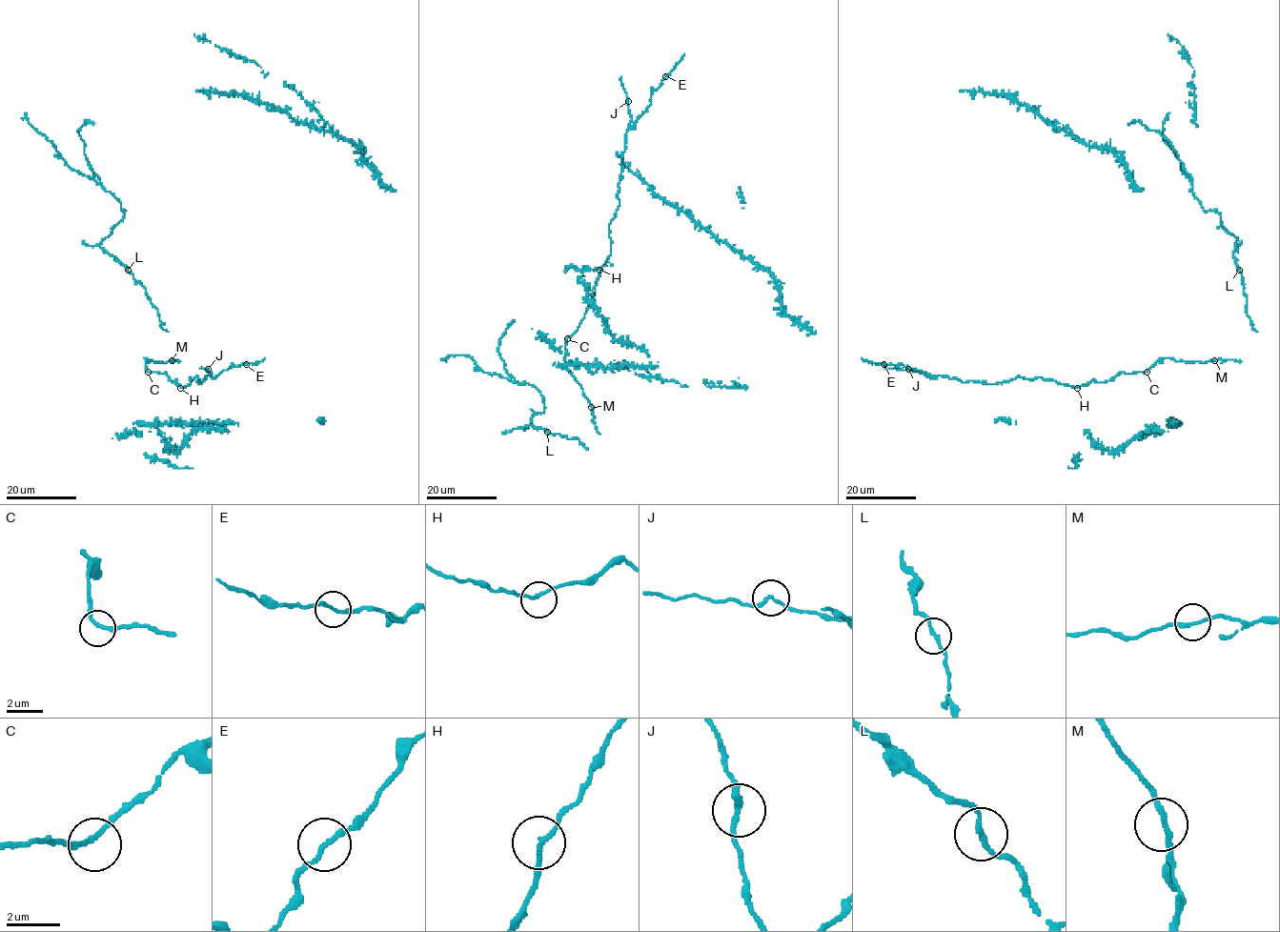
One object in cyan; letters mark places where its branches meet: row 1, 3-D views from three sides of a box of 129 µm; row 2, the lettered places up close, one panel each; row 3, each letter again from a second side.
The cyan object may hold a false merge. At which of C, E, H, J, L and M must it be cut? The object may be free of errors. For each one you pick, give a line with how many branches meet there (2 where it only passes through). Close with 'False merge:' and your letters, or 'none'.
False merge: none

